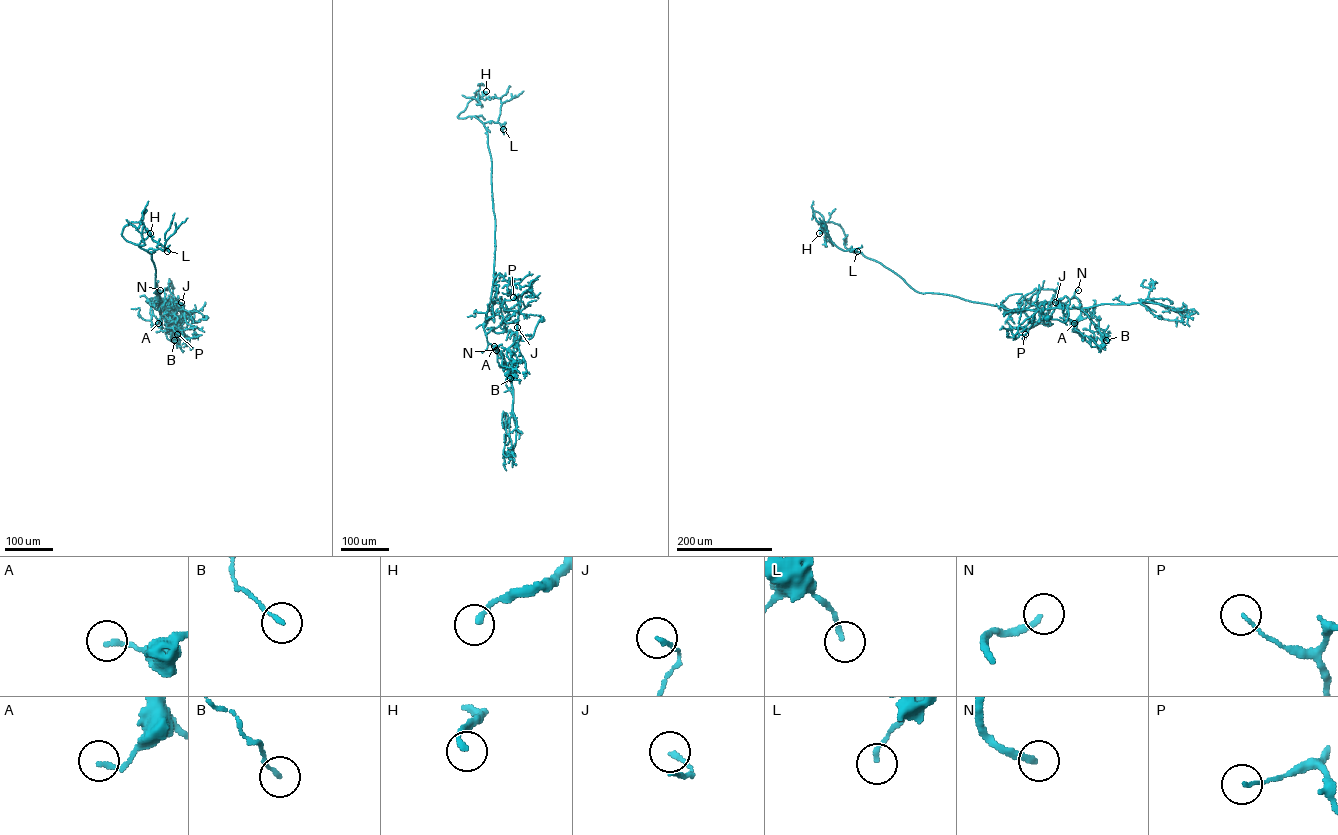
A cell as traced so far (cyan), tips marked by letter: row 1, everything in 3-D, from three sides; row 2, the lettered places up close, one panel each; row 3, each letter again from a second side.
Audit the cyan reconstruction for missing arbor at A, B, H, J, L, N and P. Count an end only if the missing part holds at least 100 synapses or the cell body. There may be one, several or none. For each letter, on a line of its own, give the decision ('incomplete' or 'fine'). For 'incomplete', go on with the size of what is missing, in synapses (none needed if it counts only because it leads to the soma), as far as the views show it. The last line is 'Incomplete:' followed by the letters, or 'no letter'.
A: fine
B: fine
H: fine
J: fine
L: fine
N: incomplete | 110 syn
P: fine
Incomplete: N

